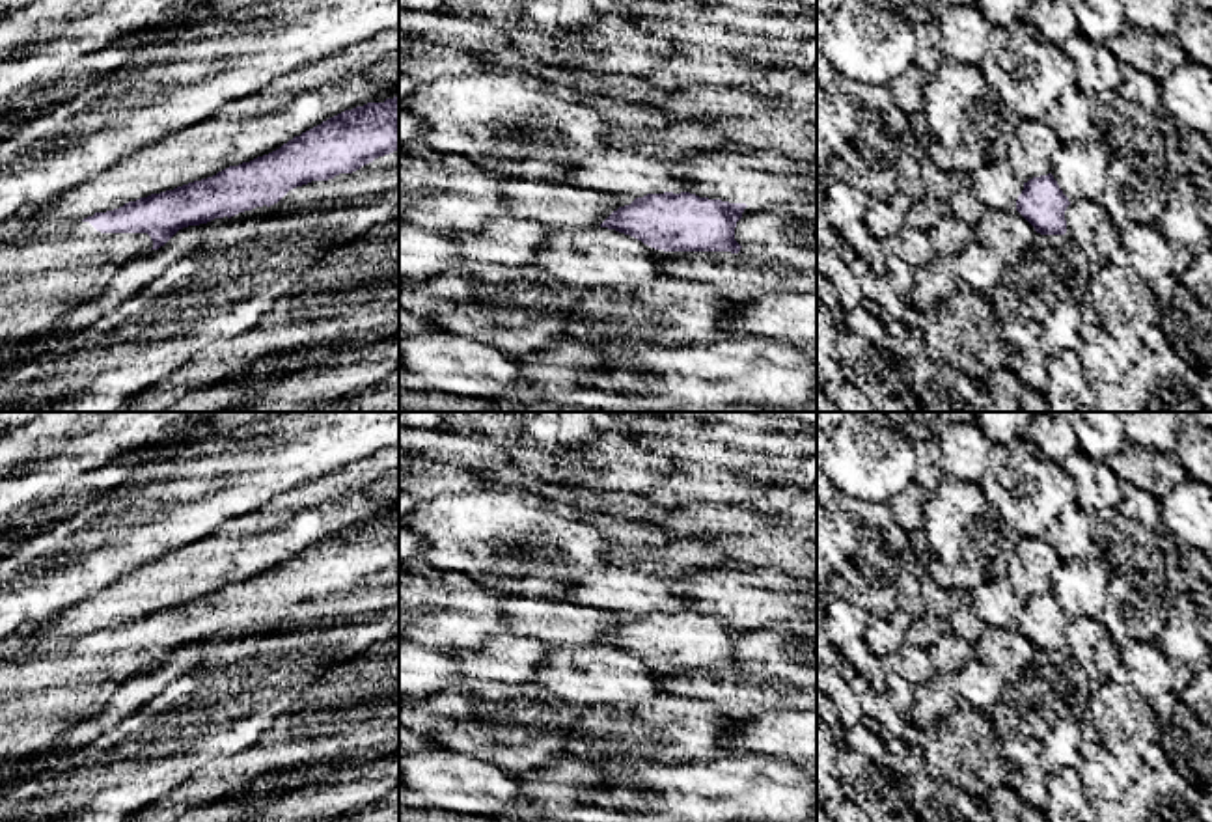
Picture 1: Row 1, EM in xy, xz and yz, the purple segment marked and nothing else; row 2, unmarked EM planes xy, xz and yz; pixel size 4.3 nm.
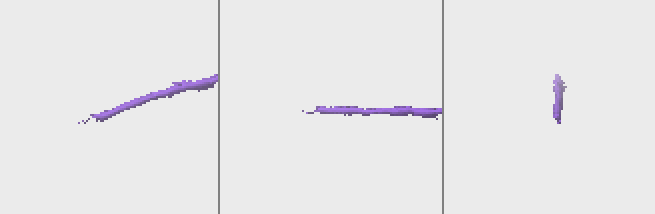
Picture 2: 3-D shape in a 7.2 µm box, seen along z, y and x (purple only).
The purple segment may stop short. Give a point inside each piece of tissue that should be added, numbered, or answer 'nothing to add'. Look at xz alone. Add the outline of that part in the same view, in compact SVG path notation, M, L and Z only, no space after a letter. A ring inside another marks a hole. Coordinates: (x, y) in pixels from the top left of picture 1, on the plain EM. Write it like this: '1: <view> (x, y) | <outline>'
nothing to add

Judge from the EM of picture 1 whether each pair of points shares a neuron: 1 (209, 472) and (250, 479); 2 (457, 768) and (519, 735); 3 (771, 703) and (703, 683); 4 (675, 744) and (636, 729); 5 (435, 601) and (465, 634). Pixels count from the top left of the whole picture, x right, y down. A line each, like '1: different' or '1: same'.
1: same
2: different
3: same
4: same
5: same

